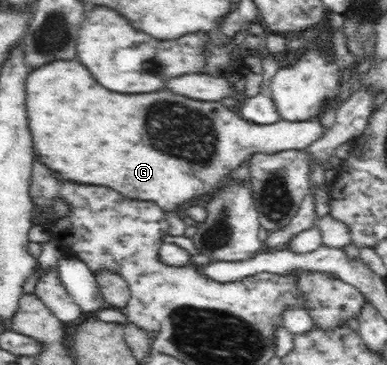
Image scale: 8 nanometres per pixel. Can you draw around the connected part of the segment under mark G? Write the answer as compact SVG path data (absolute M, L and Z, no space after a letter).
M75 58L74 60L51 60L50 63L38 65L37 68L31 69L26 78L26 86L24 87L26 92L26 107L28 116L28 128L31 132L33 149L37 160L49 169L57 171L61 175L63 180L71 180L72 183L77 184L91 184L91 185L107 185L115 191L119 191L122 196L136 199L136 200L149 200L154 201L159 207L163 209L175 209L179 205L183 205L185 201L191 201L199 195L205 195L205 193L211 193L213 189L217 189L221 183L221 179L231 173L231 169L235 169L241 161L245 159L249 153L253 151L265 151L268 156L271 153L279 153L287 150L301 150L303 147L309 147L309 143L313 144L317 139L323 135L323 129L321 128L318 119L314 119L310 124L305 127L305 122L291 122L280 120L272 124L256 124L253 122L245 123L245 120L241 118L237 112L233 109L229 111L229 108L223 107L223 105L216 101L201 101L186 97L185 95L178 95L170 89L159 89L158 91L151 93L137 93L137 94L125 94L111 92L109 89L103 88L103 85L96 81L96 78L88 71L87 67L84 67L81 60Z

